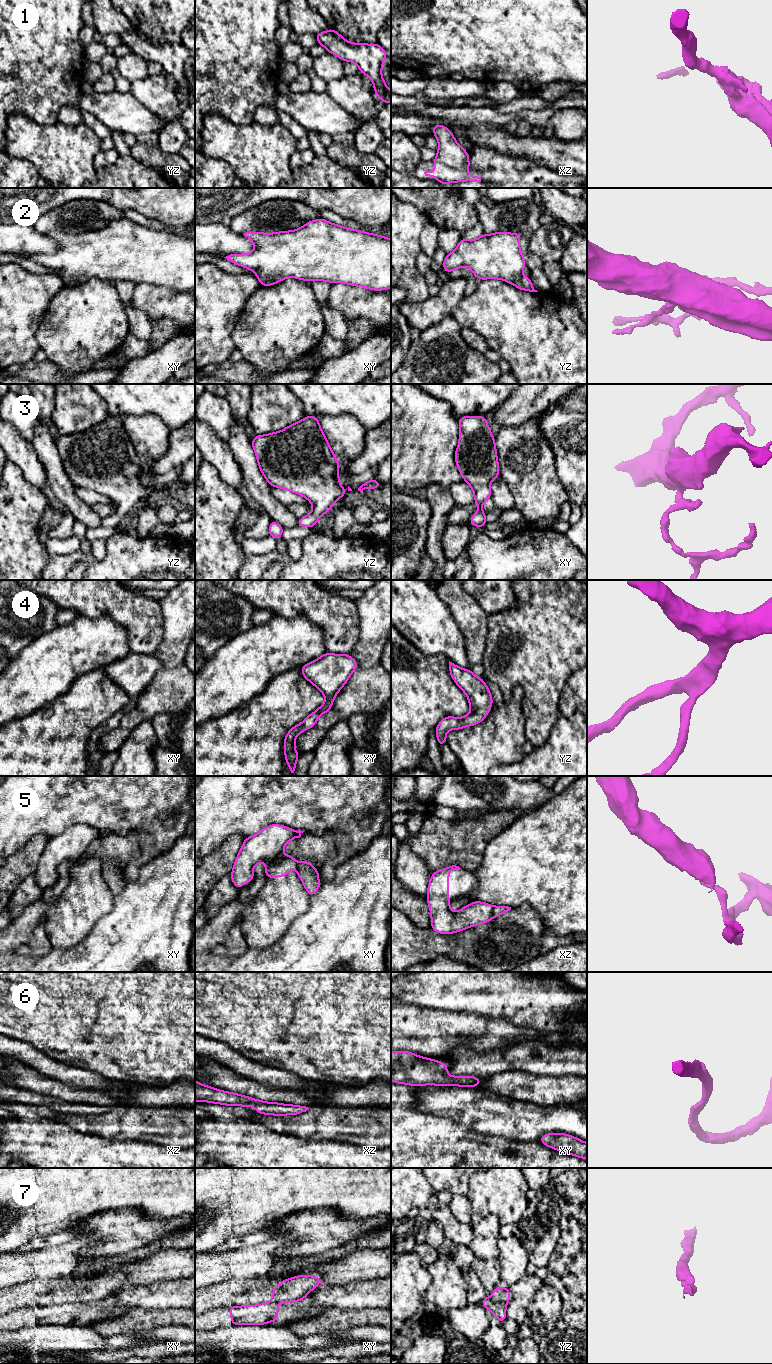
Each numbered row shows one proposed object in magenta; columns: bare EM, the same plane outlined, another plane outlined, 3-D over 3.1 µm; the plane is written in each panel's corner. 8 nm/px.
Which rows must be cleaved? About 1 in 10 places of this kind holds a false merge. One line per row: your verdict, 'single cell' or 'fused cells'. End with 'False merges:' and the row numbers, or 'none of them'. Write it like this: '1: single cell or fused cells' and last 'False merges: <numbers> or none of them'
1: single cell
2: single cell
3: single cell
4: single cell
5: fused cells
6: single cell
7: fused cells
False merges: 5, 7

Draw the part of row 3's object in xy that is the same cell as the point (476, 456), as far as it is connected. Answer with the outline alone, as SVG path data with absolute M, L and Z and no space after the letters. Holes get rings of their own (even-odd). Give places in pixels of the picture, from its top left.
M462 416L458 422L460 430L459 443L455 451L455 463L463 480L473 490L474 502L479 506L469 523L472 526L483 528L487 523L482 505L491 498L491 481L500 476L495 437L491 433L485 416Z

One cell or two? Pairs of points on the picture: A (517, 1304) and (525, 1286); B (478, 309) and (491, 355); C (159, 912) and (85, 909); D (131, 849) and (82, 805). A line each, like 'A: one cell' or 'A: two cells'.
A: one cell
B: two cells
C: two cells
D: two cells

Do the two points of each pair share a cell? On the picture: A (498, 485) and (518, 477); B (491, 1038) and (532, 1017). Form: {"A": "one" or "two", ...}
{"A": "two", "B": "two"}

